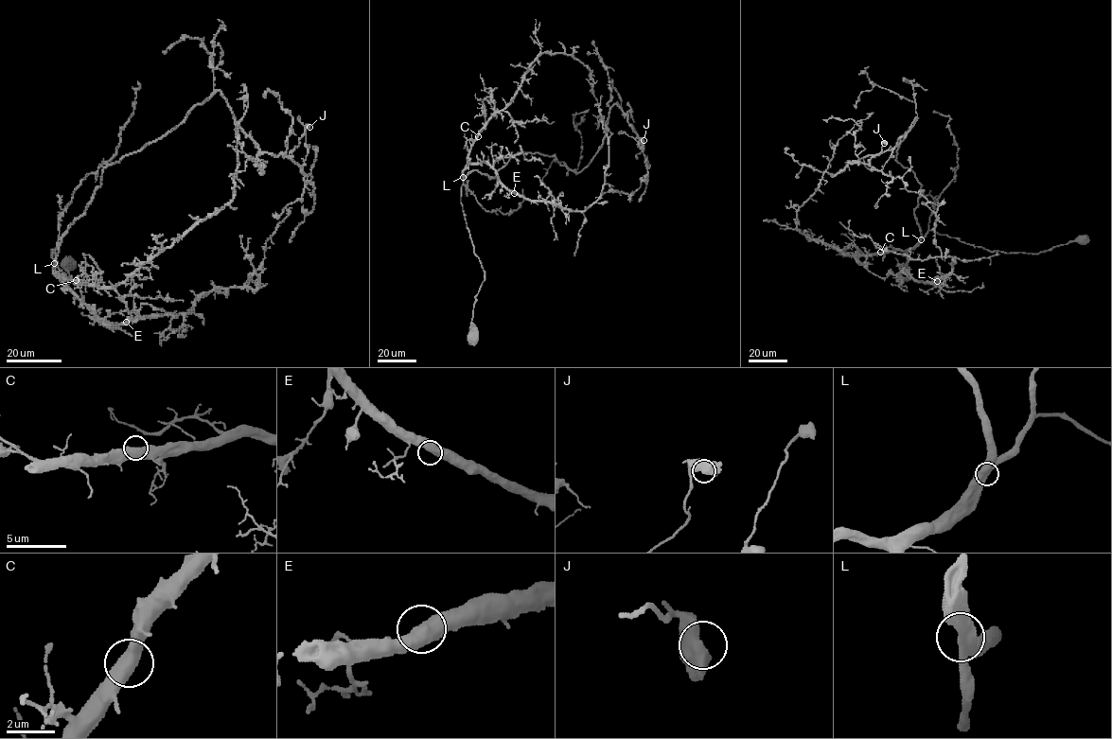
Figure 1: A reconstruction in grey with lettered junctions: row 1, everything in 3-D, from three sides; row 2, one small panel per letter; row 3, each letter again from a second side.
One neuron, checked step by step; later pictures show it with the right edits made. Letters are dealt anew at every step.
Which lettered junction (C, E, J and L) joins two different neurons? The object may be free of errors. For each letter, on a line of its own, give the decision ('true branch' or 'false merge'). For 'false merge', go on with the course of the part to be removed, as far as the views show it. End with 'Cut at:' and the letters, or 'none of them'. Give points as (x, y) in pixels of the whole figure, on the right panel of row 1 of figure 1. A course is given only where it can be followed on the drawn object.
C: true branch
E: true branch
J: true branch
L: true branch
Cut at: none of them

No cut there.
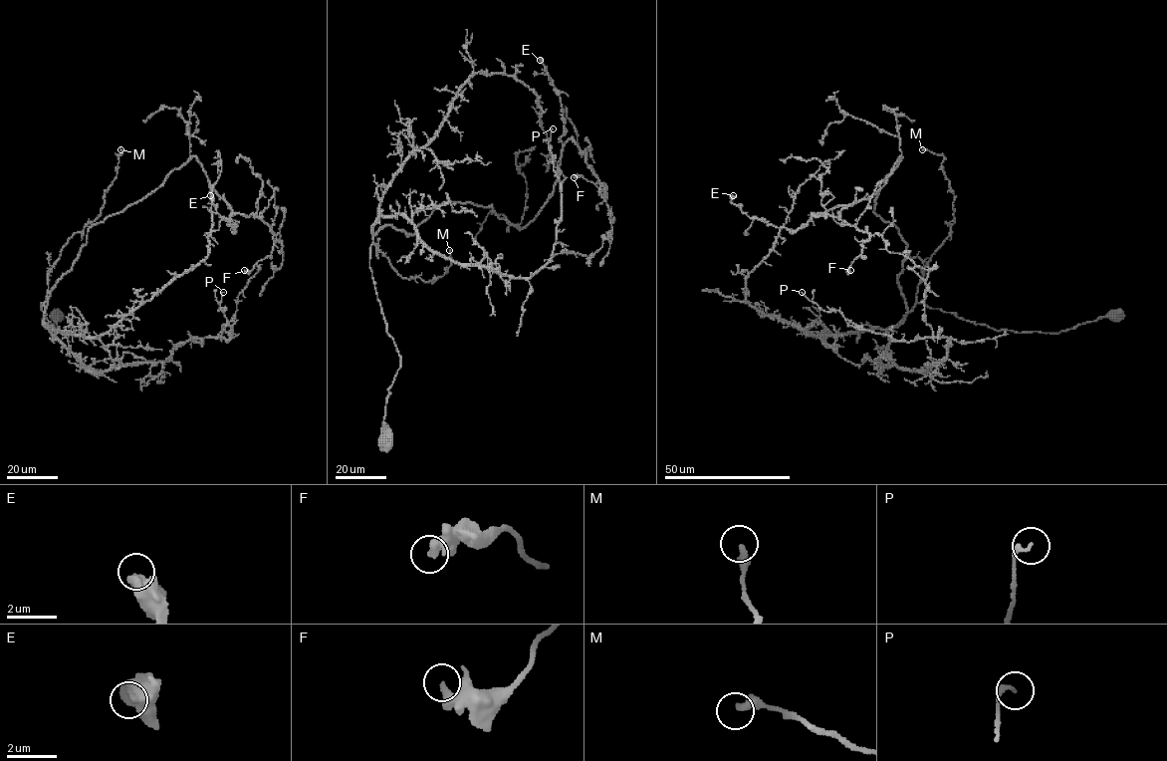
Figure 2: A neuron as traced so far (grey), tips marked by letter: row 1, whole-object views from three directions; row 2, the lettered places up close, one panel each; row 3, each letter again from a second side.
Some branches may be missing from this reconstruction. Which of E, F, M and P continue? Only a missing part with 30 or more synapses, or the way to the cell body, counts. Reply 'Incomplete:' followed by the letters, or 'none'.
Incomplete: none

